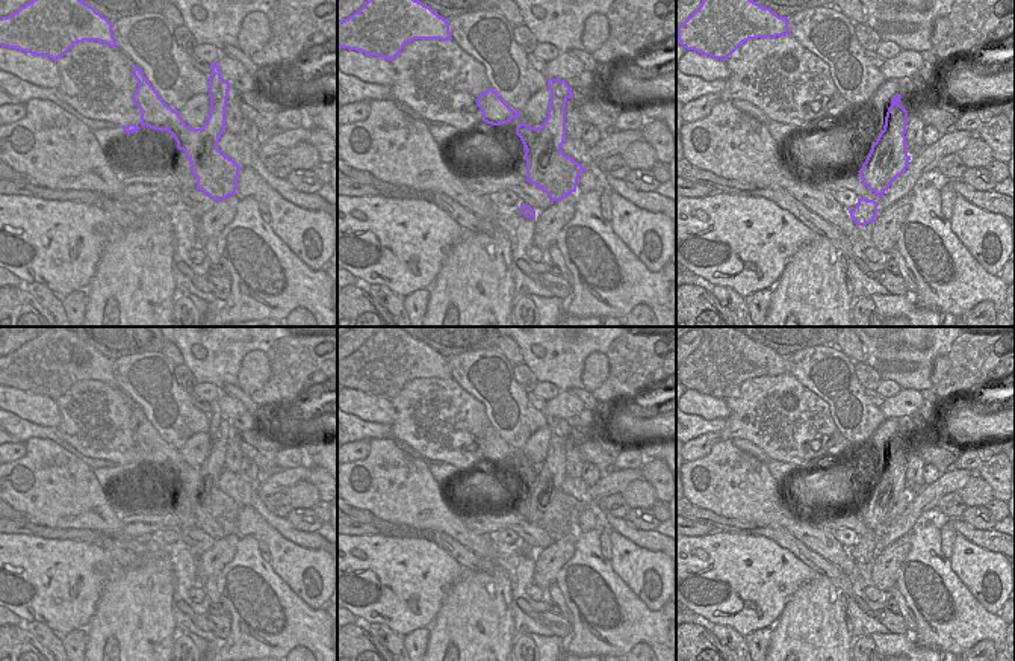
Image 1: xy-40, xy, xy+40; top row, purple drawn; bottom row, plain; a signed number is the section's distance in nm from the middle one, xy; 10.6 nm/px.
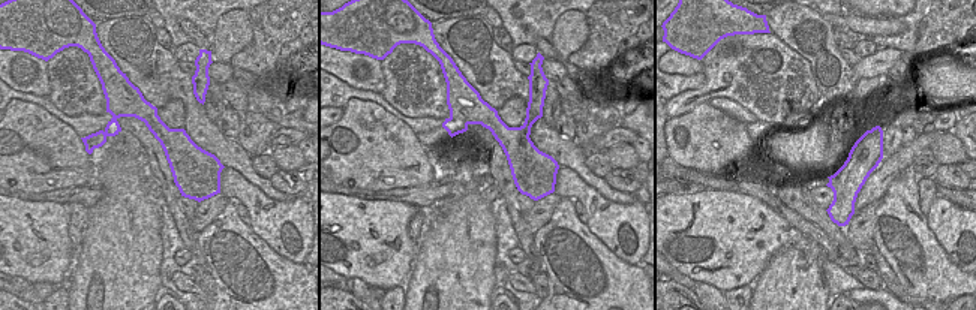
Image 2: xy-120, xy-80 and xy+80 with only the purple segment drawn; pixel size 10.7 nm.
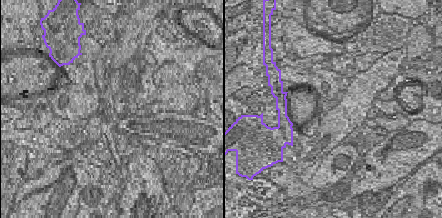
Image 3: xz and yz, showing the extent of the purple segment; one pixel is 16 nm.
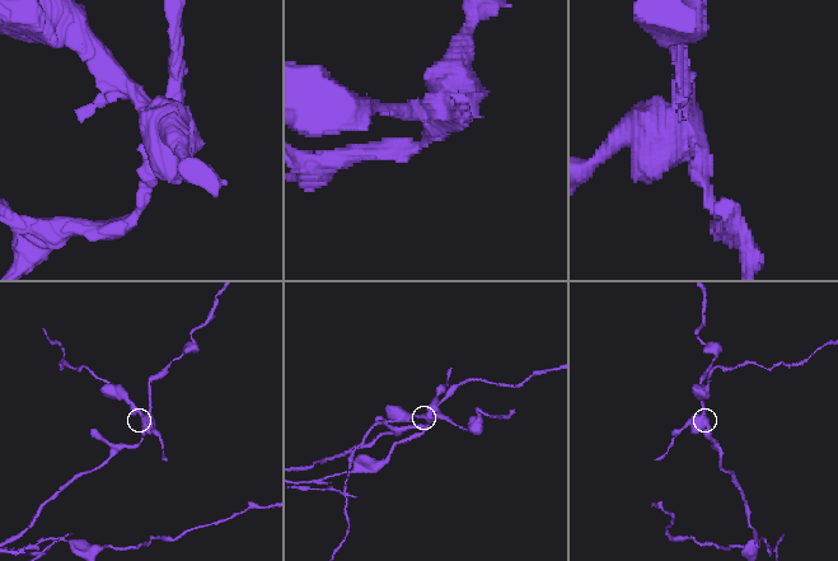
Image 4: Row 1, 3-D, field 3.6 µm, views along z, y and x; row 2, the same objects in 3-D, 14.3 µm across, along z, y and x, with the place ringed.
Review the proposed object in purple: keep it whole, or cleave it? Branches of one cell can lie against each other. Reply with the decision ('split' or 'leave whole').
split

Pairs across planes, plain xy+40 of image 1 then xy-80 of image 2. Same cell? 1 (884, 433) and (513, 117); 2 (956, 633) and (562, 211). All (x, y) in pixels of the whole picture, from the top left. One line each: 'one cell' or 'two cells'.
1: one cell
2: one cell

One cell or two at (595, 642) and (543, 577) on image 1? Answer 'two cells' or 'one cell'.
two cells

